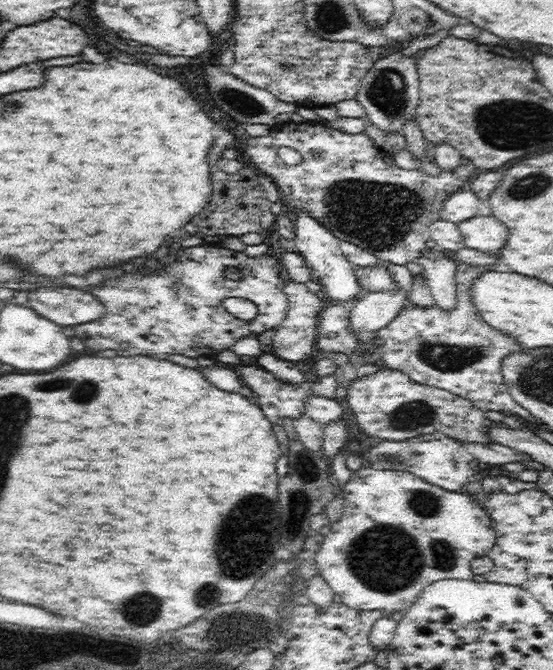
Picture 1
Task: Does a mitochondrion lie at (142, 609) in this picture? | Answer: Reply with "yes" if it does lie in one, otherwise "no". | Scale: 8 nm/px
yes

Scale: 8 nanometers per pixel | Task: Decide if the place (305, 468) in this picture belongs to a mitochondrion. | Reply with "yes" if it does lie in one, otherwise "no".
yes

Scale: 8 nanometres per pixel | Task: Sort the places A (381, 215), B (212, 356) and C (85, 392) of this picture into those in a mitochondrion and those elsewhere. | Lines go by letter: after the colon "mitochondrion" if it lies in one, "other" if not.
A: mitochondrion
B: other
C: mitochondrion

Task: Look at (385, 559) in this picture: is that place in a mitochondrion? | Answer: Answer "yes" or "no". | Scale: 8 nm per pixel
yes

